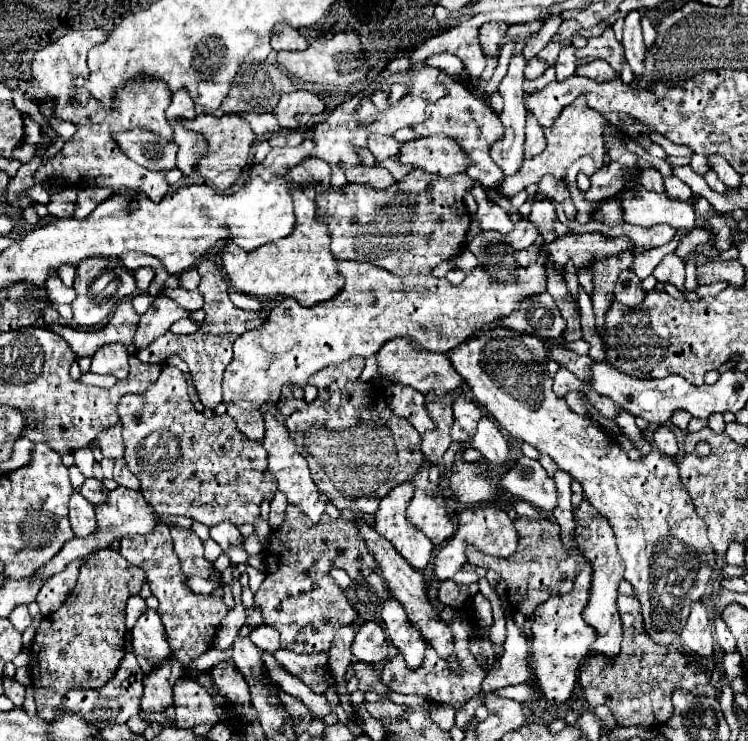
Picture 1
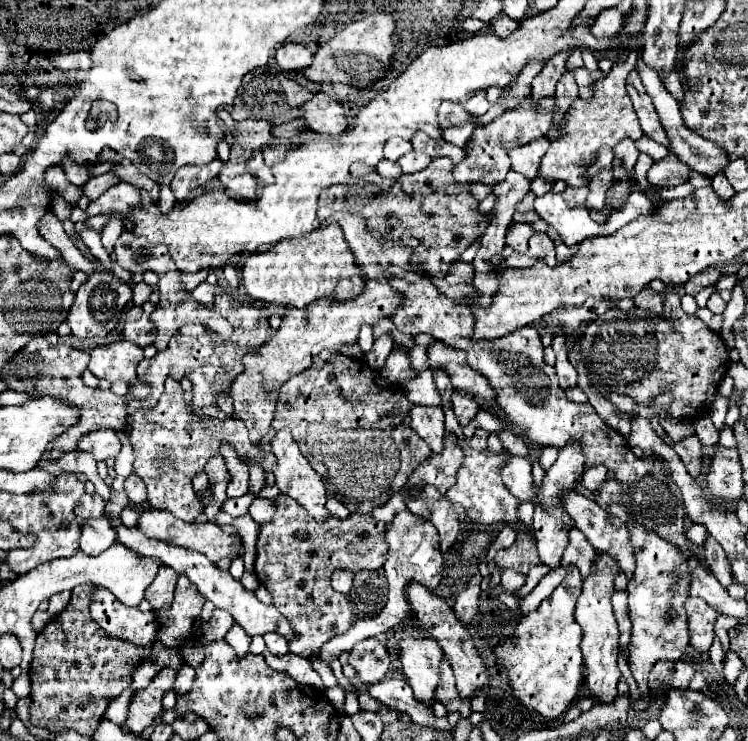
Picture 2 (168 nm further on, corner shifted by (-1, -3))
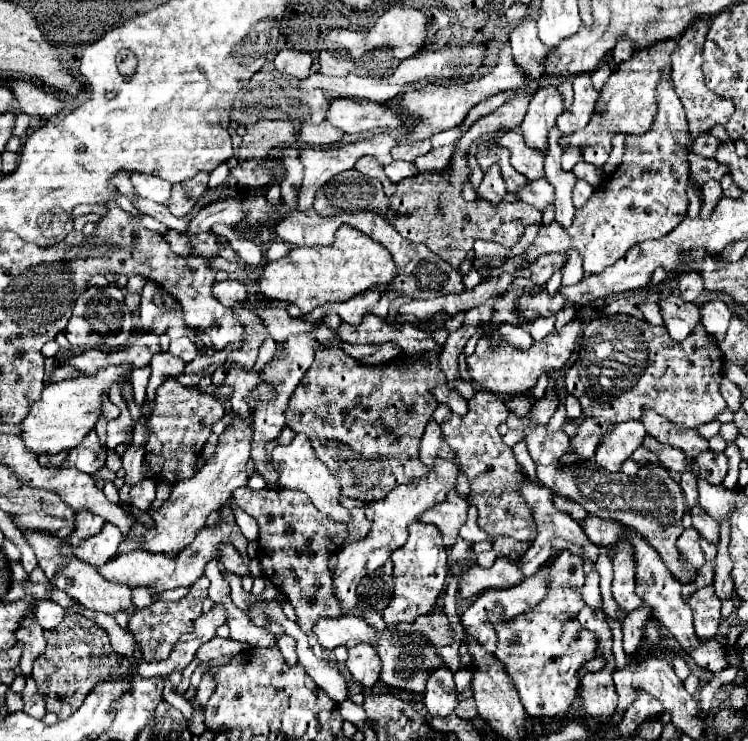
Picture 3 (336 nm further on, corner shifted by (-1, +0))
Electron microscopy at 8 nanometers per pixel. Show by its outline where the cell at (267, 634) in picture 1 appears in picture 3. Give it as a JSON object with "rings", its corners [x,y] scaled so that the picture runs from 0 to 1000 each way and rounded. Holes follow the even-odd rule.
{"rings":[[[376,856],[373,864],[370,864],[370,872],[381,888],[384,896],[397,896],[397,883],[394,883],[394,869],[392,869],[392,861],[384,858],[384,856]]]}

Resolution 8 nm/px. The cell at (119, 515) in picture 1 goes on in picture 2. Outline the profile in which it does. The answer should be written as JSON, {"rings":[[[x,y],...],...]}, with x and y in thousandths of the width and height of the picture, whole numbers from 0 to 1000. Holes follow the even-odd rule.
{"rings":[[[202,684],[186,695],[183,711],[186,711],[197,725],[205,725],[205,727],[213,727],[213,730],[223,730],[223,733],[247,738],[247,741],[253,741],[253,744],[271,746],[271,749],[274,749],[279,757],[285,757],[285,760],[293,757],[293,754],[298,754],[298,752],[311,752],[311,744],[317,744],[317,741],[322,738],[317,725],[298,719],[295,711],[287,709],[287,706],[247,706],[247,703],[231,698],[226,690],[202,687]]]}

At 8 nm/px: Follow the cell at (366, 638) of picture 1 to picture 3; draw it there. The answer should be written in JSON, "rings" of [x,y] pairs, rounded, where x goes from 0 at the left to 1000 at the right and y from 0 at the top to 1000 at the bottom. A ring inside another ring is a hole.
{"rings":[[[477,869],[467,874],[464,901],[475,920],[480,920],[488,928],[499,928],[509,907],[509,891],[504,885],[504,877],[496,869]]]}

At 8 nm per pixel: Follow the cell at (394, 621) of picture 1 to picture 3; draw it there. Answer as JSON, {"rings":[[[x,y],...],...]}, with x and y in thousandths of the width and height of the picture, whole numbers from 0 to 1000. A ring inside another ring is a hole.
{"rings":[[[590,896],[582,901],[571,920],[568,920],[568,934],[566,934],[566,950],[579,966],[600,966],[606,964],[611,953],[611,934],[606,928],[606,910],[598,901],[598,896]]]}

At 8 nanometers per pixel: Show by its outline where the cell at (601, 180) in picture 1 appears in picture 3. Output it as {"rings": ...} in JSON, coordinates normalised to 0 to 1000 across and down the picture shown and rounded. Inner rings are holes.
{"rings":[[[921,208],[921,243],[932,248],[943,248],[948,240],[964,243],[969,238],[967,221],[959,221],[953,213],[937,213],[932,208]]]}

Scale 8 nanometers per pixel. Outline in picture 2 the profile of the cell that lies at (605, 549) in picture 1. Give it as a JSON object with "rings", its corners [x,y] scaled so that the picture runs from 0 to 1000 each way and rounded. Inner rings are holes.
{"rings":[[[798,749],[798,757],[790,768],[790,776],[779,784],[779,798],[771,811],[769,822],[769,835],[779,849],[779,887],[782,887],[782,906],[785,906],[785,927],[790,938],[801,949],[820,949],[825,941],[825,919],[830,914],[828,900],[825,900],[825,870],[828,870],[828,852],[825,852],[825,838],[820,830],[817,819],[817,800],[820,800],[820,784],[828,773],[828,762],[822,754],[814,749]]]}

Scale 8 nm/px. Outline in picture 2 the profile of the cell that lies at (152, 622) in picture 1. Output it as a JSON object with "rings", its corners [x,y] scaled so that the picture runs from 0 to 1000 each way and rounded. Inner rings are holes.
{"rings":[[[124,792],[122,795],[122,816],[119,816],[122,833],[124,838],[138,846],[146,857],[175,865],[186,873],[202,873],[207,865],[207,833],[205,827],[191,827],[186,819],[167,819],[162,816],[162,811],[154,808],[154,803],[148,798],[143,798],[140,792]]]}

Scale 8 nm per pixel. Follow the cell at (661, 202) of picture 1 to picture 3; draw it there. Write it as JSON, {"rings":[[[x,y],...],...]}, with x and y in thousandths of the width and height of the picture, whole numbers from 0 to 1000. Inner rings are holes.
{"rings":[[[723,240],[723,243],[713,243],[705,254],[694,256],[691,265],[694,265],[694,270],[699,270],[726,286],[734,275],[742,273],[742,254],[734,248],[734,243]]]}

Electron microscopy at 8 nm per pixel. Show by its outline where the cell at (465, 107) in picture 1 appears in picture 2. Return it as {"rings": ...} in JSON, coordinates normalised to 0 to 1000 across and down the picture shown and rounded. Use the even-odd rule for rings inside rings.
{"rings":[[[591,136],[587,143],[587,166],[590,174],[598,174],[603,169],[614,169],[624,161],[630,161],[630,155],[622,150],[622,139],[611,139],[611,136]]]}

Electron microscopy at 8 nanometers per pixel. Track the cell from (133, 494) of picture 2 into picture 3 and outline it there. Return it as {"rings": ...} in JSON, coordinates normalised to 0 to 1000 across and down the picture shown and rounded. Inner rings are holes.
{"rings":[[[191,645],[191,648],[183,650],[183,653],[175,659],[175,664],[172,664],[175,680],[183,683],[183,686],[189,686],[189,688],[197,688],[199,680],[207,675],[207,659],[210,659],[210,656],[207,656],[205,648]]]}

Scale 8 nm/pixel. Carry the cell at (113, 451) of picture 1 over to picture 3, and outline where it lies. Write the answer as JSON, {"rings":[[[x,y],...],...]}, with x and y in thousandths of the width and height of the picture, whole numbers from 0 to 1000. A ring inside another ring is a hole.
{"rings":[[[122,580],[108,599],[103,599],[100,605],[92,607],[90,621],[84,623],[84,629],[98,629],[108,637],[124,640],[130,632],[140,629],[140,618],[143,618],[143,602],[138,602],[132,596],[132,588],[127,580]]]}

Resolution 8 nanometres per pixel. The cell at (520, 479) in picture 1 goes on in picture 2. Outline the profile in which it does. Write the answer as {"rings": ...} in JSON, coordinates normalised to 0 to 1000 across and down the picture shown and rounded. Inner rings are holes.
{"rings":[[[758,665],[753,668],[753,679],[755,679],[755,690],[763,695],[763,700],[769,703],[769,711],[785,725],[785,730],[803,746],[825,754],[828,765],[833,768],[833,773],[838,776],[838,781],[844,781],[846,776],[846,765],[849,765],[849,754],[846,754],[846,735],[841,733],[841,717],[836,711],[836,706],[830,700],[825,700],[822,695],[806,690],[795,676],[785,673],[777,665]]]}

